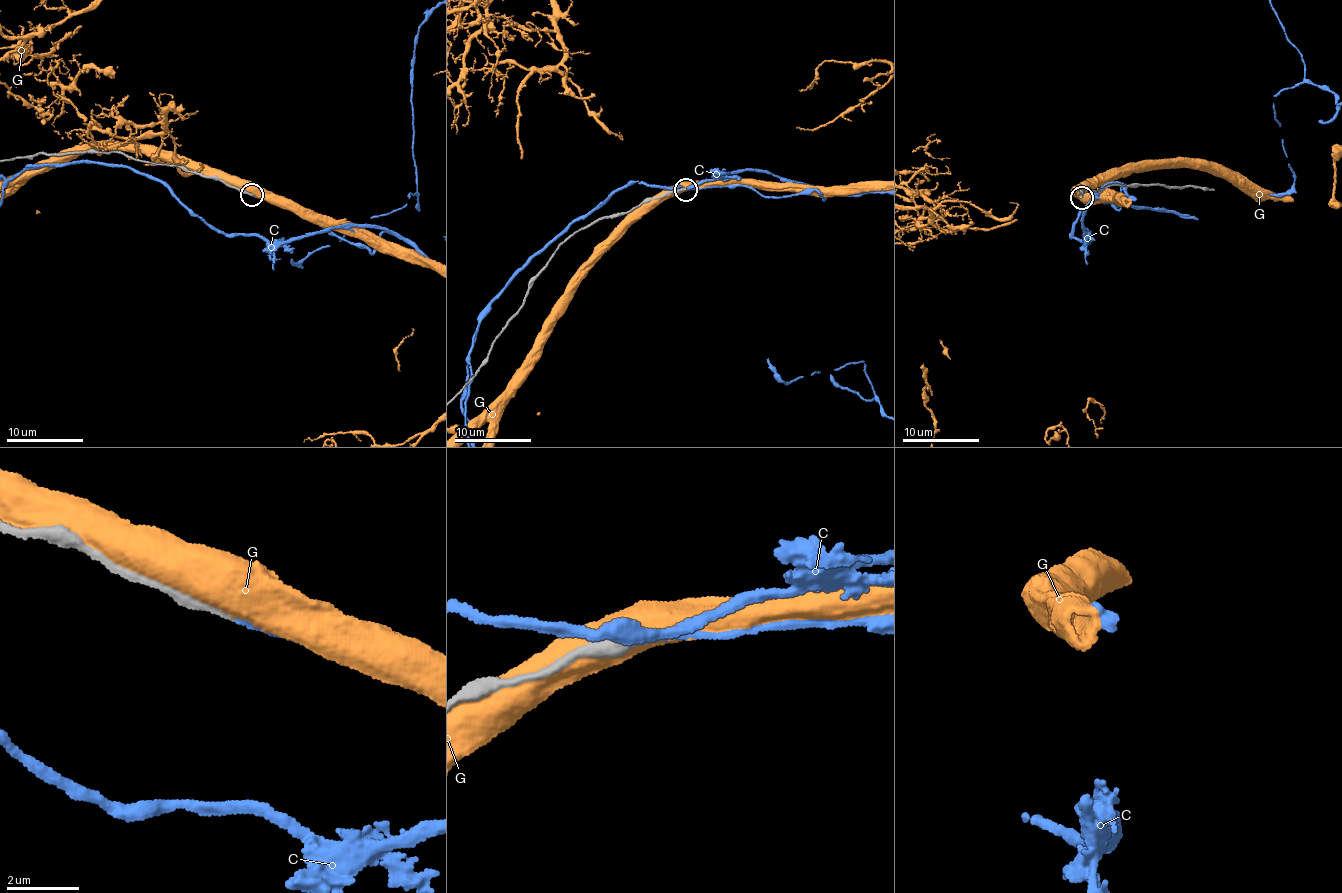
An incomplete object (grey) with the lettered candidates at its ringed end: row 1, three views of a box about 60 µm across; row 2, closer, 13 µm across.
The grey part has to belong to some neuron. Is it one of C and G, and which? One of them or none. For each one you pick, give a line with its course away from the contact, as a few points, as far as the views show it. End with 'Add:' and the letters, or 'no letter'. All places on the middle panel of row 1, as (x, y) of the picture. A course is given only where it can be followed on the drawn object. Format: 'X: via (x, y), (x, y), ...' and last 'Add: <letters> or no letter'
Add: C

